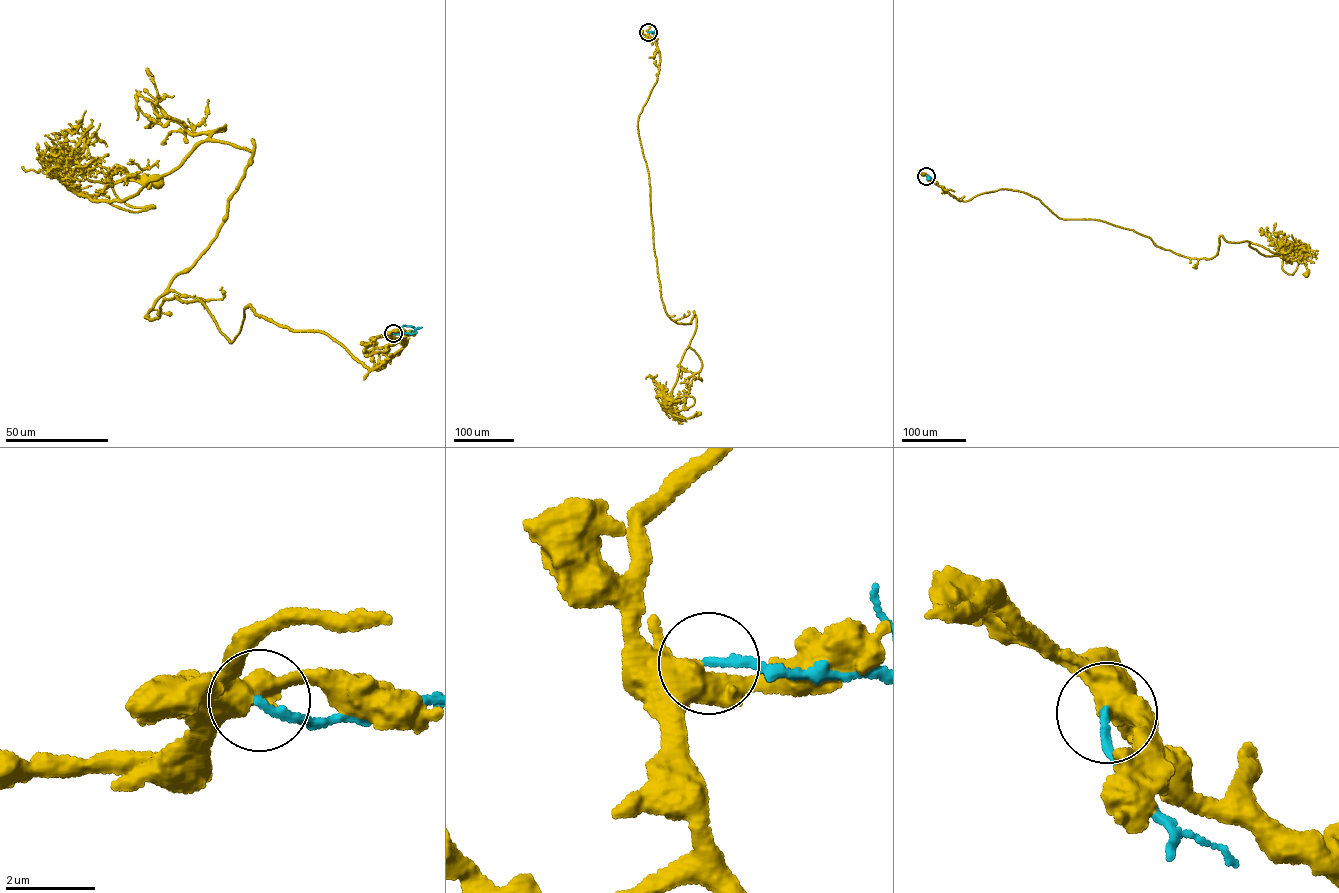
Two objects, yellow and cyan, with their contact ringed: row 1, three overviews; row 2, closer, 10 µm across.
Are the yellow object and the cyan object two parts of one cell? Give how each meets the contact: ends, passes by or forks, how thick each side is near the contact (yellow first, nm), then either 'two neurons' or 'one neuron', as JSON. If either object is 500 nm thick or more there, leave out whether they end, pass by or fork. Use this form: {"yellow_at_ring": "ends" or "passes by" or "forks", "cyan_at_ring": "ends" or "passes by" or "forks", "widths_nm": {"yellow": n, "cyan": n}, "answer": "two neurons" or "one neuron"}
{"yellow_at_ring": "forks", "cyan_at_ring": "ends", "widths_nm": {"yellow": 420, "cyan": 190}, "answer": "two neurons"}

